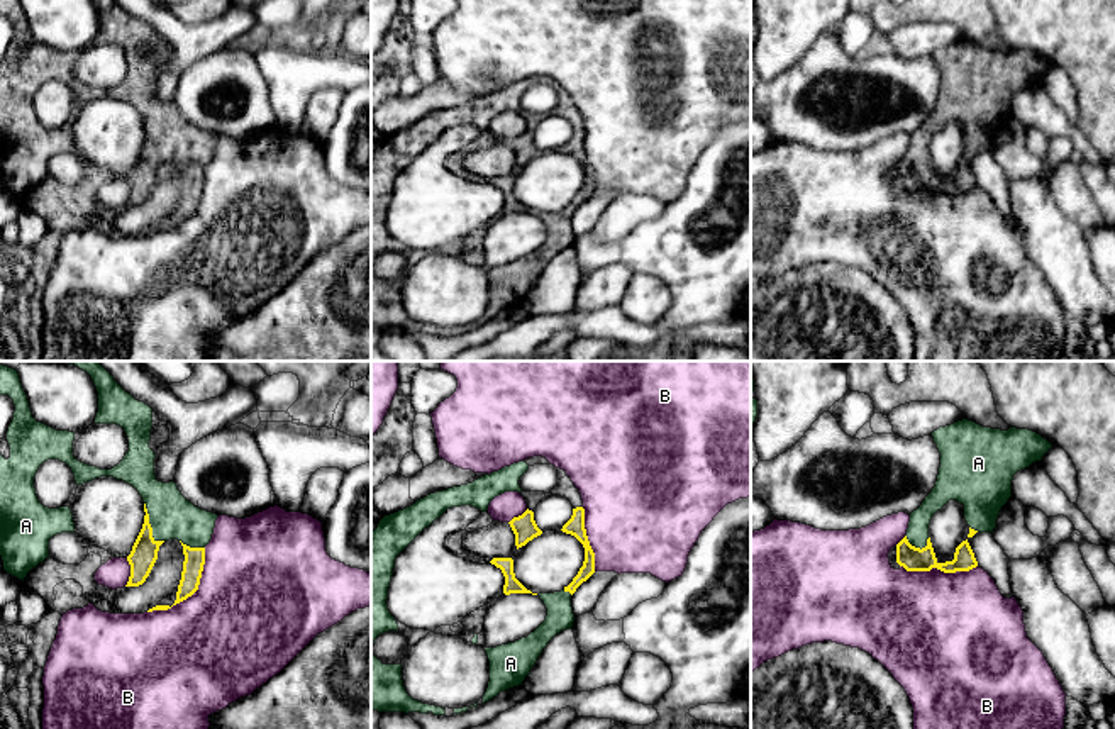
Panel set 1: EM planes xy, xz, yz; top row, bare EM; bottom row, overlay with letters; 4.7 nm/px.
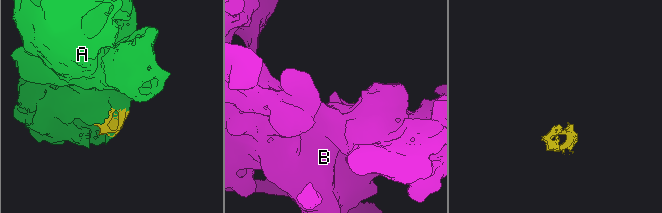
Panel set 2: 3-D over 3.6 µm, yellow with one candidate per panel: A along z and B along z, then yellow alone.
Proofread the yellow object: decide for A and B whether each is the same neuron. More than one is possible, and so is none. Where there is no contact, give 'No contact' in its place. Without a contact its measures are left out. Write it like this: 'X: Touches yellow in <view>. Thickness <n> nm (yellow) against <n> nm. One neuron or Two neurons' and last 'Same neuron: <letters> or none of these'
A: Touches yellow in xy. Thickness 130 nm (yellow) against 220 nm. One neuron
B: Touches yellow in xy. Thickness 100 nm (yellow) against 500 nm. Two neurons
Same neuron: A

